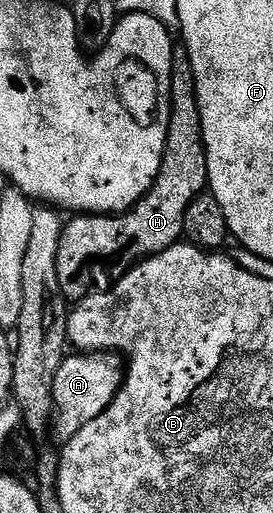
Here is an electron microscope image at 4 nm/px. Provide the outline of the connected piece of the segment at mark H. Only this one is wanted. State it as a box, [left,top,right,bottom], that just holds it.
[58,43,208,302]

